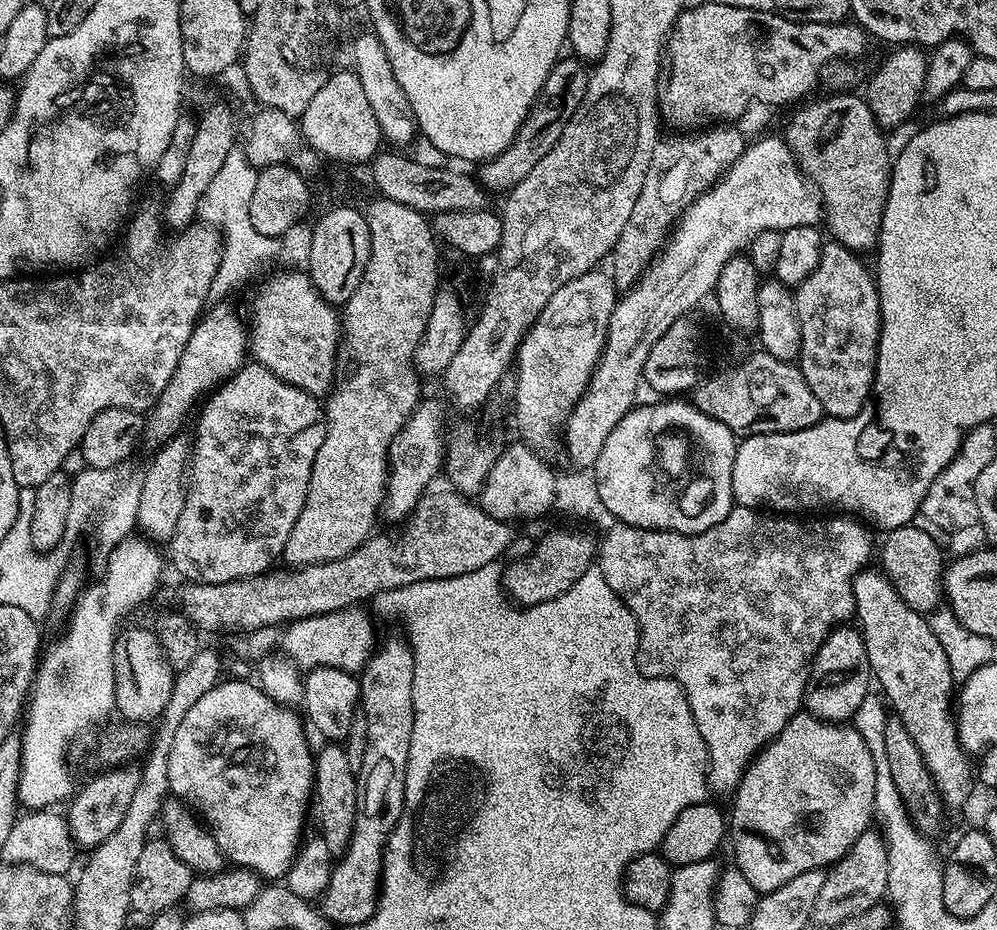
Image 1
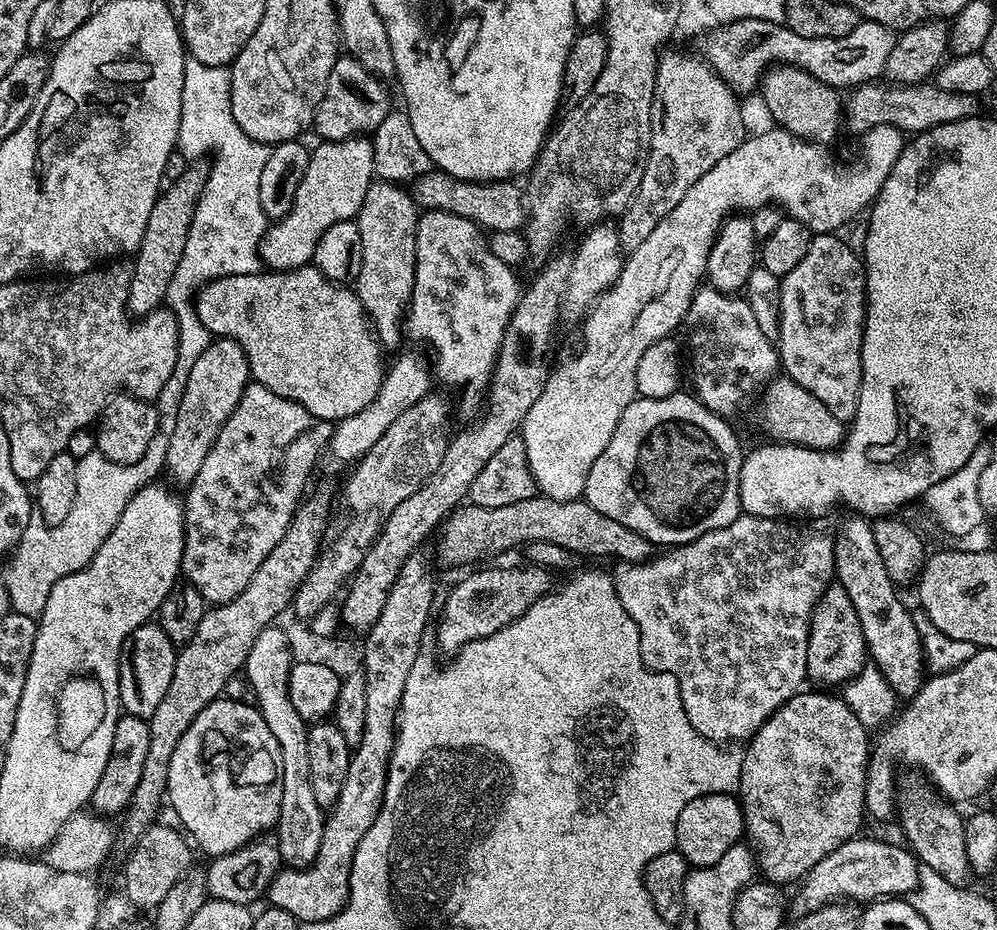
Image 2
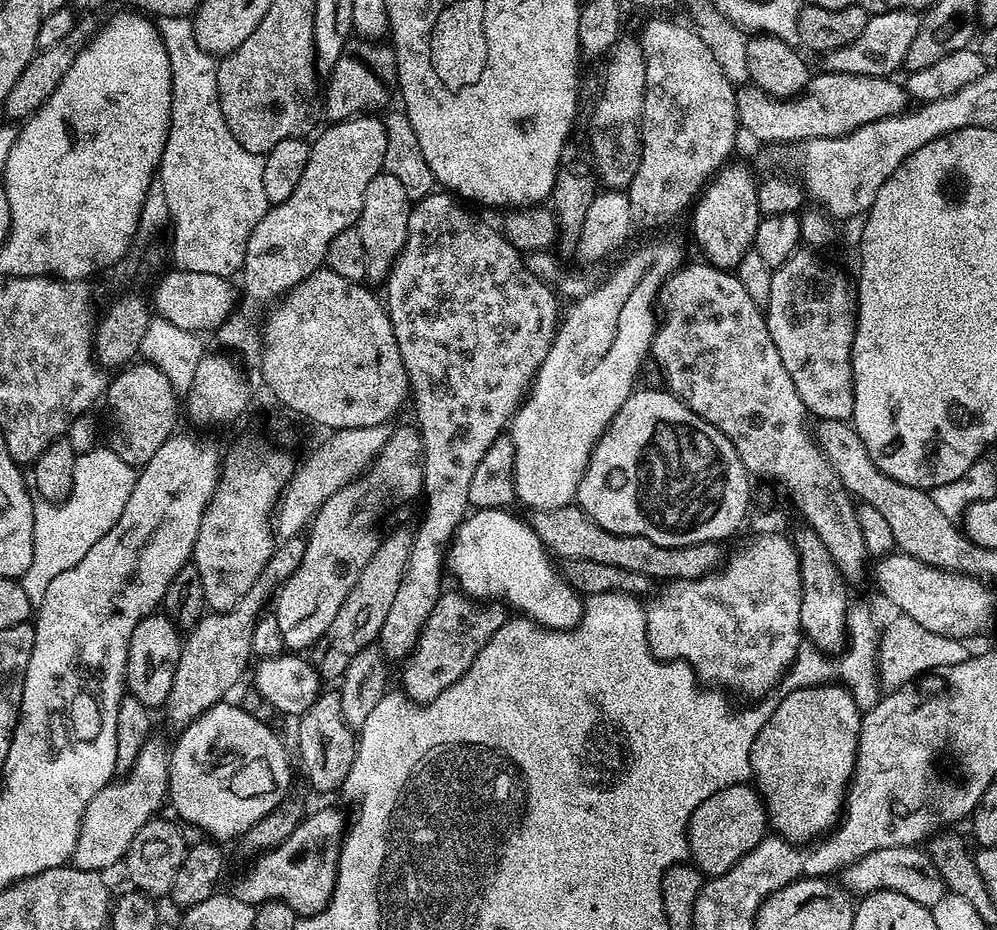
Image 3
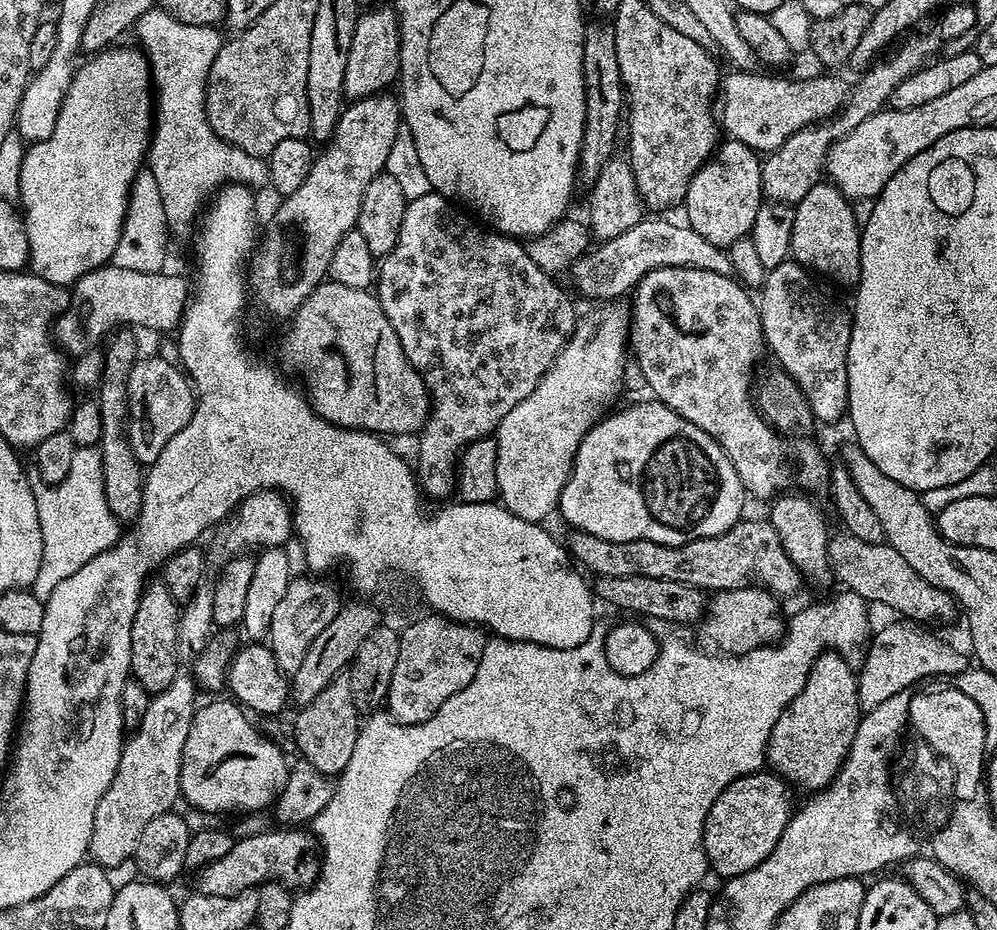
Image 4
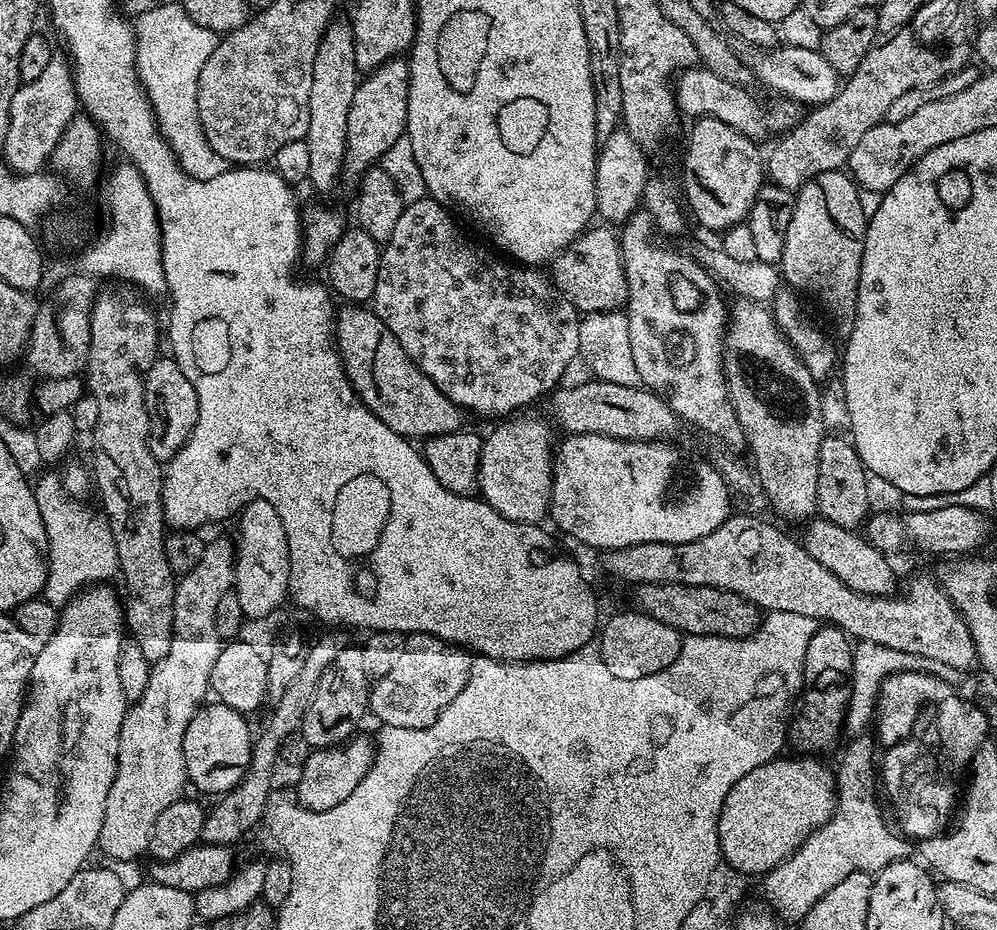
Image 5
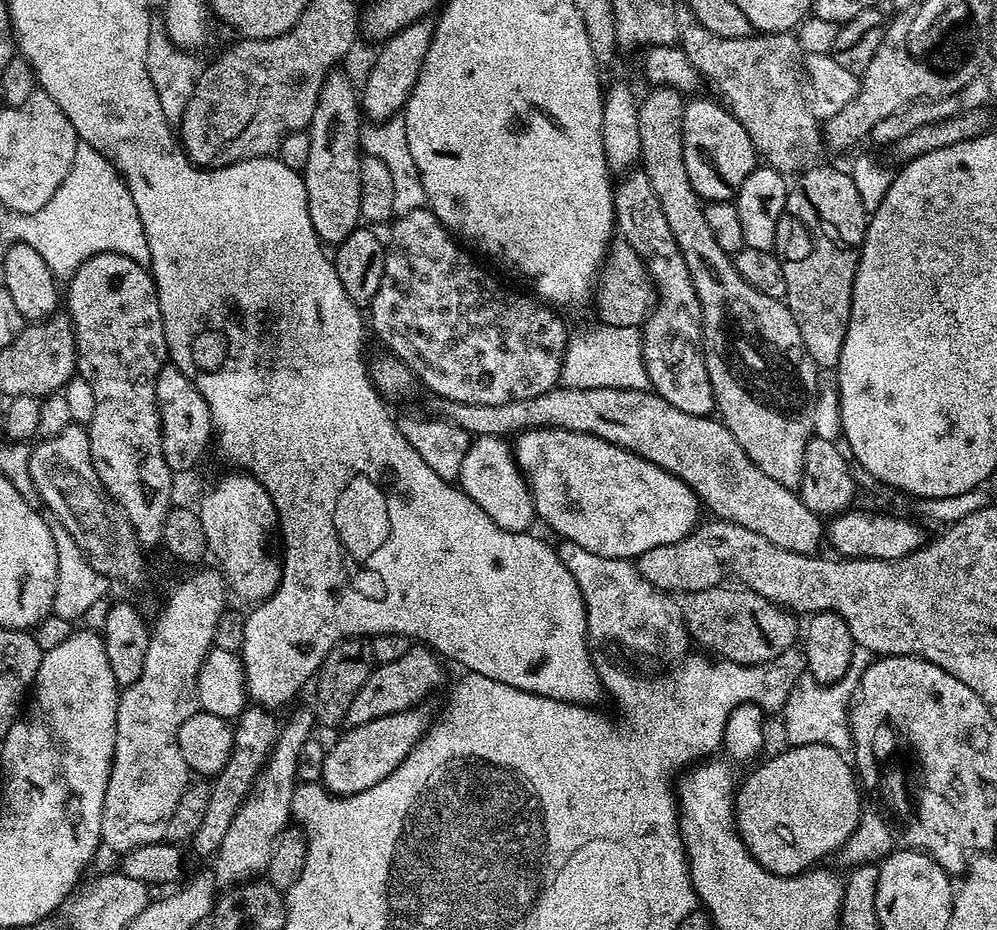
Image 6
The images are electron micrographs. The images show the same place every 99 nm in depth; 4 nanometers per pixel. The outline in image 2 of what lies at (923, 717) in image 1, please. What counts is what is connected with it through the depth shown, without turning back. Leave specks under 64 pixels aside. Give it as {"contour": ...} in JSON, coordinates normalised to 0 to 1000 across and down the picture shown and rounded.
{"contour":[[[862,553],[852,554],[852,559],[843,563],[843,573],[838,573],[839,617],[838,623],[849,634],[853,647],[857,647],[857,656],[861,656],[861,669],[865,669],[865,682],[871,696],[874,713],[893,733],[900,749],[914,751],[919,747],[924,735],[929,730],[929,711],[927,709],[927,692],[923,689],[923,674],[920,663],[911,659],[909,651],[903,646],[900,629],[895,627],[893,617],[889,617],[889,609],[885,604],[885,596],[881,596],[881,583],[877,583],[875,563]]]}

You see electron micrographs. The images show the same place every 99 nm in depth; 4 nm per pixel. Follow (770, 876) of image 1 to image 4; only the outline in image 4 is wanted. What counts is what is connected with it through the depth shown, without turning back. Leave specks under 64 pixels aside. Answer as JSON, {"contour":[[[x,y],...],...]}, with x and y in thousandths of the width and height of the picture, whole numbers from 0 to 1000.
{"contour":[[[828,699],[818,710],[808,738],[786,761],[770,795],[769,820],[791,844],[799,843],[810,854],[830,846],[851,814],[865,762],[859,745],[861,727],[842,700]]]}

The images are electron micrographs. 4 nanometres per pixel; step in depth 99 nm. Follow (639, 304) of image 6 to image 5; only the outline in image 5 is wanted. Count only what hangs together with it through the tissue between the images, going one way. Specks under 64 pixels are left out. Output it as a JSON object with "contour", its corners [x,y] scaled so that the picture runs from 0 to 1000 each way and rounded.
{"contour":[[[598,244],[587,245],[569,267],[565,267],[552,281],[554,304],[583,338],[617,335],[625,332],[630,326],[630,297],[626,294],[622,255],[613,244]]]}

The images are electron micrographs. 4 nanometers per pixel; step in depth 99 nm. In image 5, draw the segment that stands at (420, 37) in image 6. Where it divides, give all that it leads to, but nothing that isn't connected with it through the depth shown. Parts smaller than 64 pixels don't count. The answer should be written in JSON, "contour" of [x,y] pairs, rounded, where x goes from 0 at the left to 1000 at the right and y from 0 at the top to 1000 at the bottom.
{"contour":[[[398,62],[389,65],[382,73],[377,73],[372,80],[362,85],[355,97],[355,110],[351,110],[351,128],[347,131],[347,166],[345,167],[345,185],[364,187],[380,173],[381,169],[407,144],[409,137],[409,67]]]}

